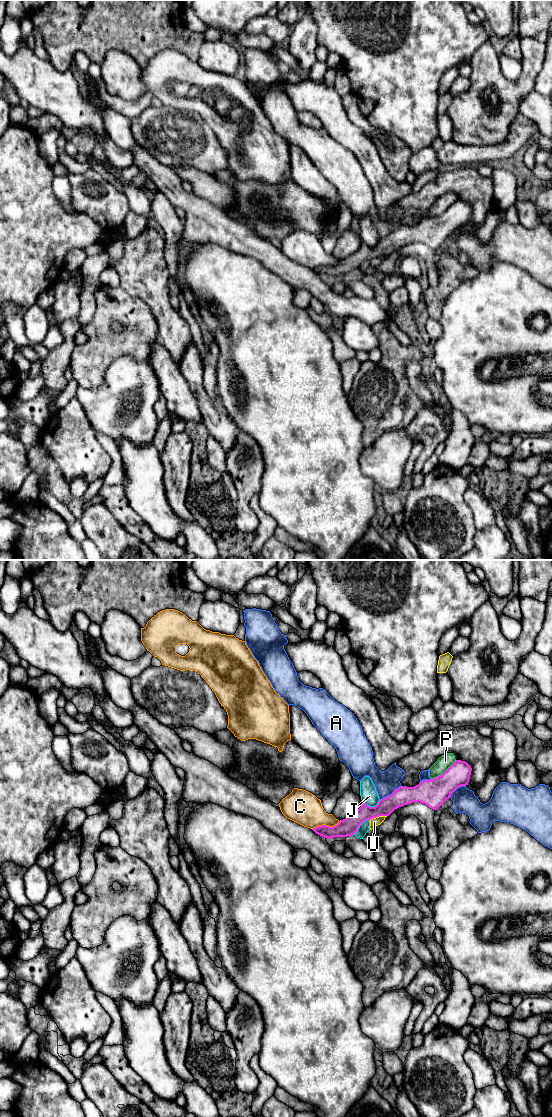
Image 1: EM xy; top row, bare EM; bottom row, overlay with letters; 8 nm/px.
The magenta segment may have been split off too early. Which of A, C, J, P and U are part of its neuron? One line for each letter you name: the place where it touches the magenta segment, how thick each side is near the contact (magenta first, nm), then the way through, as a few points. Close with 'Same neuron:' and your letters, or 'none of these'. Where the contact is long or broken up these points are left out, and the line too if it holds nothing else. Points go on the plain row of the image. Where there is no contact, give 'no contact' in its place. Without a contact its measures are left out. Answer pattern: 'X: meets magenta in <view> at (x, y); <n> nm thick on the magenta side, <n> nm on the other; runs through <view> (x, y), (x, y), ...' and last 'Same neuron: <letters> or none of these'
Same neuron: none of these

